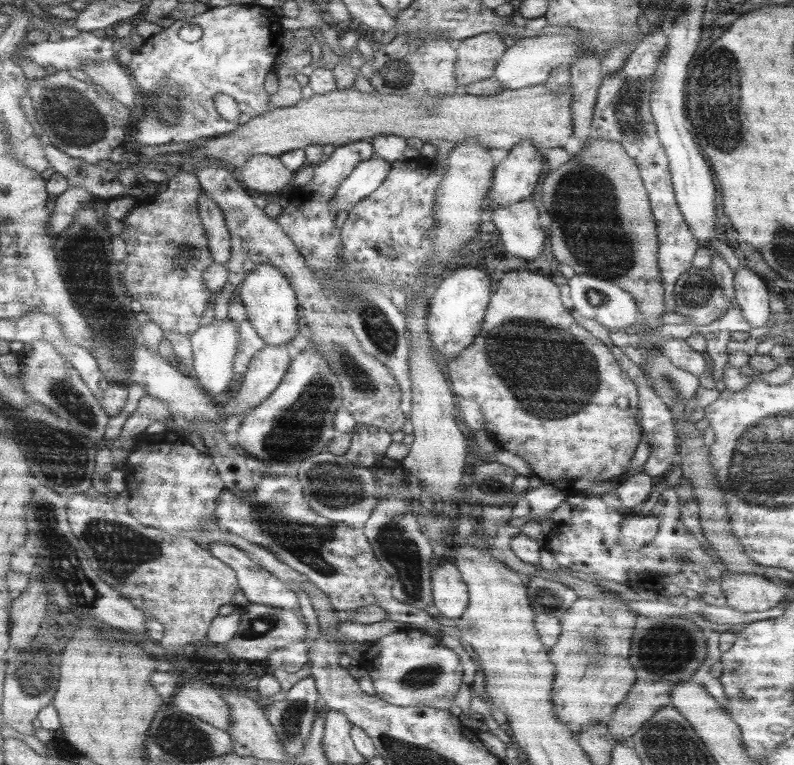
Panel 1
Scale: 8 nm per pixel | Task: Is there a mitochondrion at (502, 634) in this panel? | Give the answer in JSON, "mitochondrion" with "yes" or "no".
{"mitochondrion":"no"}

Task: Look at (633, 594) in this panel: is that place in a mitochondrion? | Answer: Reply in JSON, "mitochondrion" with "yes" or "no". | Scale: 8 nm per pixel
{"mitochondrion":"no"}

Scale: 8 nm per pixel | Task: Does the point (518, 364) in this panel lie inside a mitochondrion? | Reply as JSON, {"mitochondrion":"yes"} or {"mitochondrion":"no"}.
{"mitochondrion":"yes"}

